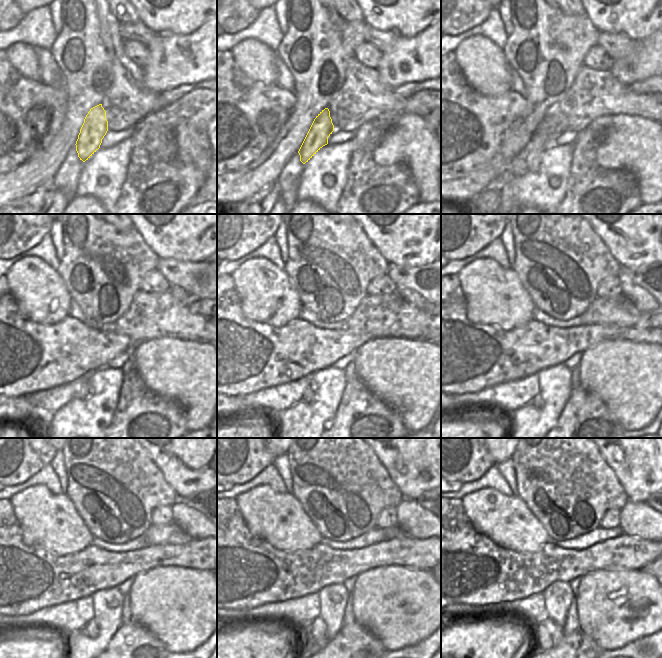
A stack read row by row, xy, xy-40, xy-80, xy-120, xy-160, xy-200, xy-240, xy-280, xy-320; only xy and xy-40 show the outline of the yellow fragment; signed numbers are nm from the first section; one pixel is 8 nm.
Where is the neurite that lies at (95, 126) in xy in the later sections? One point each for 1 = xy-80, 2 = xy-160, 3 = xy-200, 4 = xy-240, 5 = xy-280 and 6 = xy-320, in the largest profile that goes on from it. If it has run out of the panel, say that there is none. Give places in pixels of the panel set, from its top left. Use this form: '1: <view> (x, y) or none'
1: xy-80 (542, 137)
2: xy-160 (308, 396)
3: xy-200 (537, 402)
4: xy-240 (91, 629)
5: xy-280 (317, 630)
6: xy-320 (549, 634)

